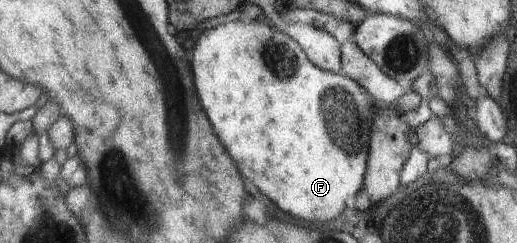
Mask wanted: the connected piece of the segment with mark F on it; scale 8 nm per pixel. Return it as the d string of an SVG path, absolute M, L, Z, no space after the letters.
M230 22L224 26L216 26L212 30L206 30L194 48L192 68L196 68L196 88L200 88L200 100L204 100L204 110L208 116L212 116L212 124L216 124L216 136L224 140L224 146L232 156L236 156L236 164L240 164L240 172L244 172L244 178L248 178L262 194L266 194L280 210L288 212L294 218L310 220L328 224L336 220L344 212L346 198L354 198L358 190L362 188L364 174L366 174L366 160L369 154L369 141L372 140L373 119L377 108L375 98L355 80L346 75L337 75L318 68L303 51L303 47L289 37L287 33L272 30L264 22L256 24L242 24L242 22Z

